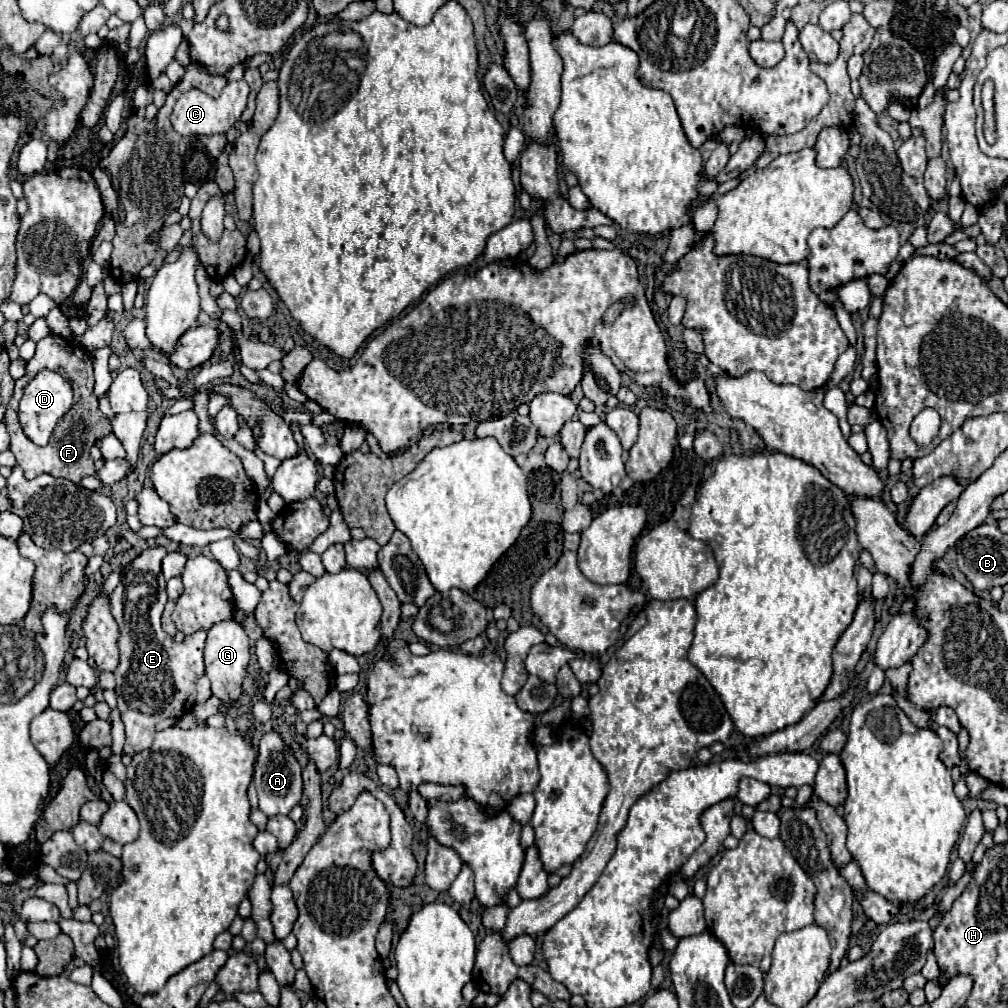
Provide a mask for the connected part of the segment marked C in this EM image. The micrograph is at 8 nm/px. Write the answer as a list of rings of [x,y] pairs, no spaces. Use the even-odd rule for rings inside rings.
[[[244,80],[228,82],[228,86],[222,90],[222,94],[218,98],[210,98],[208,94],[204,94],[200,90],[188,90],[186,94],[182,94],[178,98],[178,102],[174,106],[170,118],[172,126],[183,136],[226,134],[232,128],[232,124],[236,124],[240,120],[240,114],[246,108],[248,92],[250,92],[250,88]]]

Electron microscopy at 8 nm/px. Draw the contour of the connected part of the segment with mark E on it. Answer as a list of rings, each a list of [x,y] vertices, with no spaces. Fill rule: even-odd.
[[[150,546],[142,554],[138,554],[124,570],[122,580],[112,592],[112,614],[120,626],[120,664],[114,670],[116,676],[116,696],[118,696],[118,710],[120,718],[124,722],[126,730],[126,744],[124,754],[134,756],[146,748],[152,746],[156,724],[164,718],[180,718],[184,716],[196,702],[196,682],[204,674],[204,642],[206,642],[206,630],[200,630],[188,638],[184,638],[182,644],[176,644],[160,626],[160,616],[166,604],[166,578],[162,576],[162,558],[166,556],[164,546]]]

